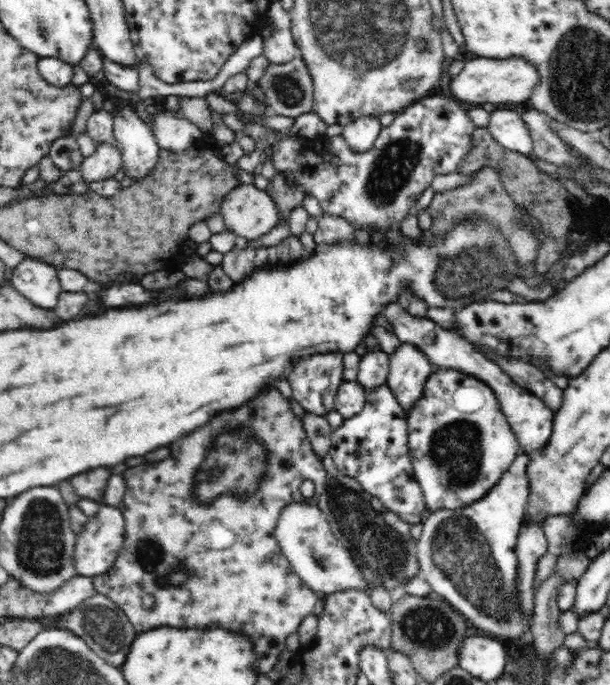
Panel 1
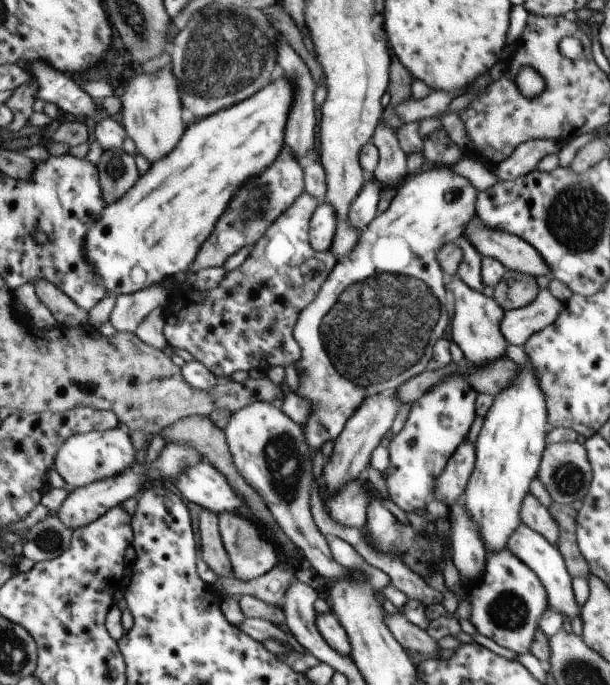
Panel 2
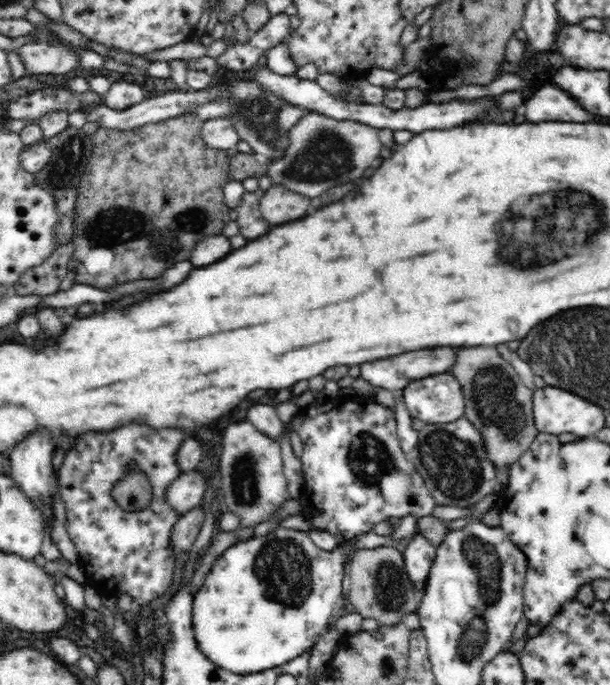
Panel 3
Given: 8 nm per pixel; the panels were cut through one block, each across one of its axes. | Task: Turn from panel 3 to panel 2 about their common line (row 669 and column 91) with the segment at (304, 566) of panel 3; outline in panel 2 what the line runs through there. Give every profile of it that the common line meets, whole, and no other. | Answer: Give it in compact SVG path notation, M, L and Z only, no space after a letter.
M280 74L280 78L262 90L262 94L254 94L254 98L248 98L234 108L230 106L230 110L206 118L206 122L192 120L174 154L154 162L144 176L140 175L126 196L110 206L106 205L102 216L86 232L89 235L86 237L86 254L94 264L94 270L102 276L100 284L106 288L108 296L136 293L174 276L187 275L202 242L210 236L218 216L226 210L238 186L246 178L264 173L285 148L284 126L294 96L294 82L288 82L290 78Z

